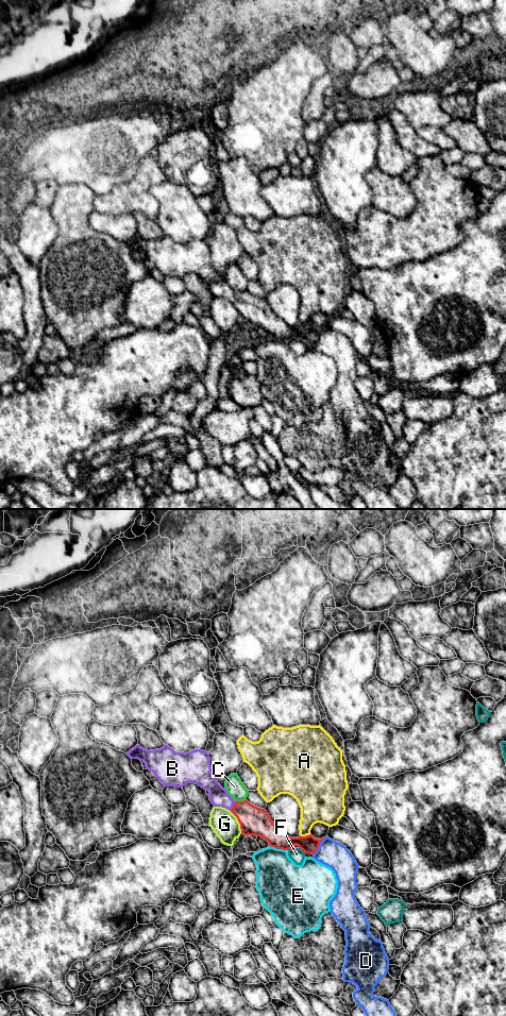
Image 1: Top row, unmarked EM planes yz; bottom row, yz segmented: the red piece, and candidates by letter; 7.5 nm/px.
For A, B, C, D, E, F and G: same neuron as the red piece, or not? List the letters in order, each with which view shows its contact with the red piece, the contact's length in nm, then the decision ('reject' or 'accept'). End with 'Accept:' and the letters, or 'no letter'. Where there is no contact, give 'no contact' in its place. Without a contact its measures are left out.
A: yz | 80 nm | reject
B: yz | 90 nm | accept
C: yz | 80 nm | reject
D: yz | 170 nm | reject
E: yz | 130 nm | reject
F: yz | 70 nm | reject
G: yz | 200 nm | reject
Accept: B

